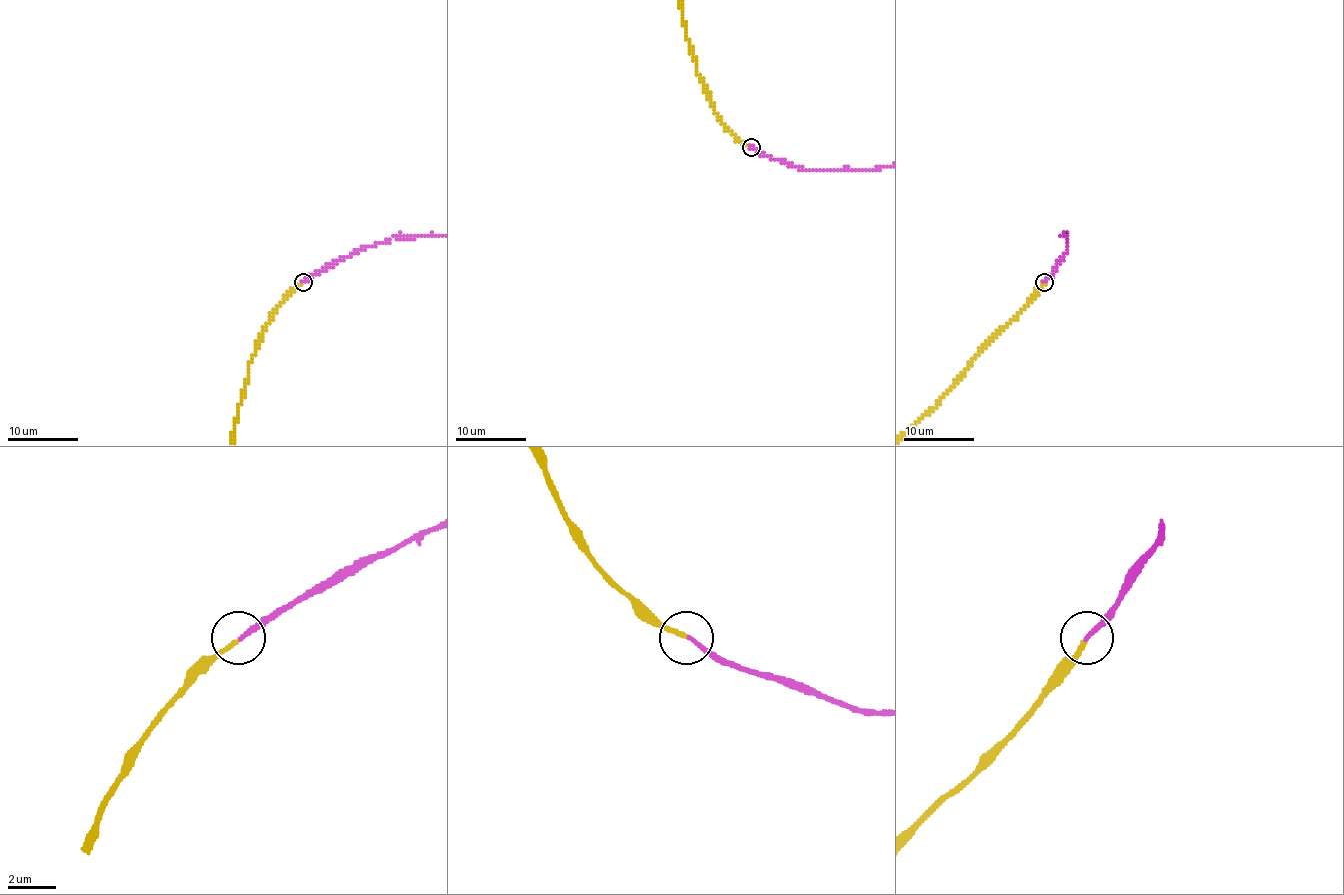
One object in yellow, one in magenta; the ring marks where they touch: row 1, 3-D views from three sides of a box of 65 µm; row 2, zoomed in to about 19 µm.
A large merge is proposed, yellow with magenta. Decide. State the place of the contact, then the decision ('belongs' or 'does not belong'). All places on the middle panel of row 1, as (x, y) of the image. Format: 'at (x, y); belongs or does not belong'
at (751, 147); belongs

